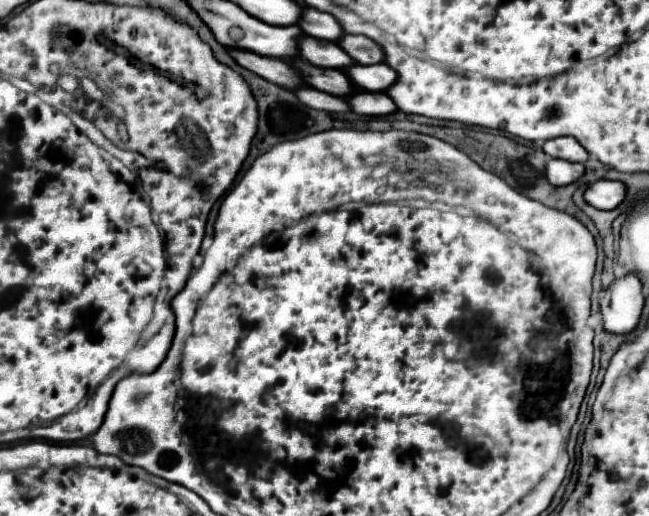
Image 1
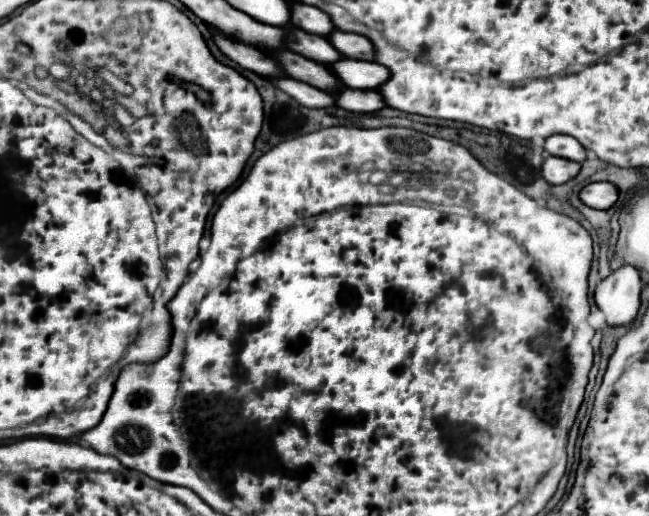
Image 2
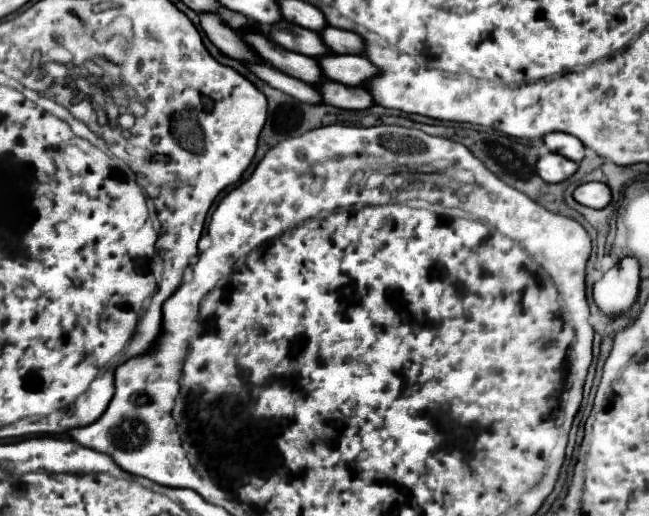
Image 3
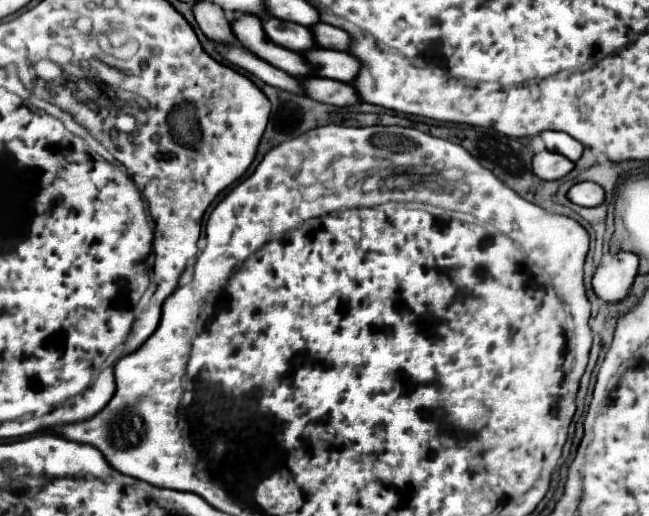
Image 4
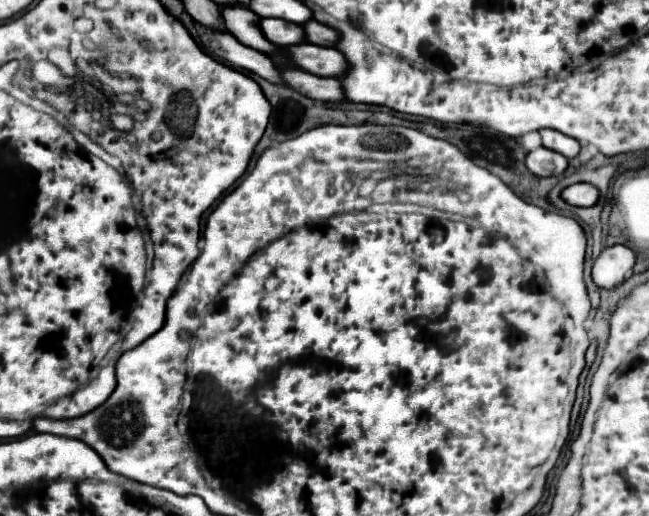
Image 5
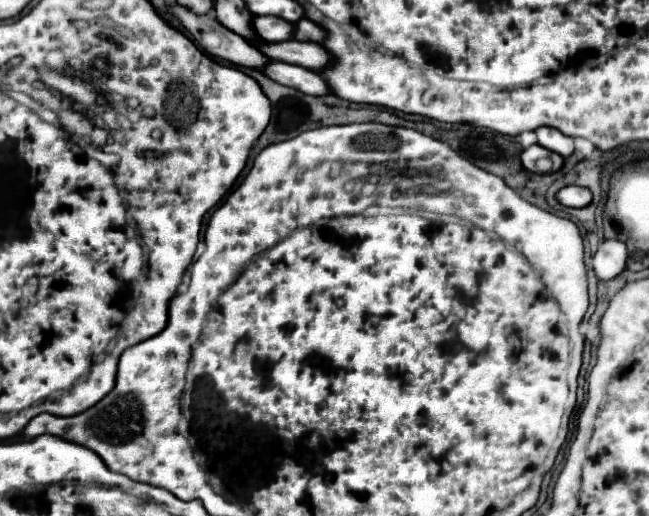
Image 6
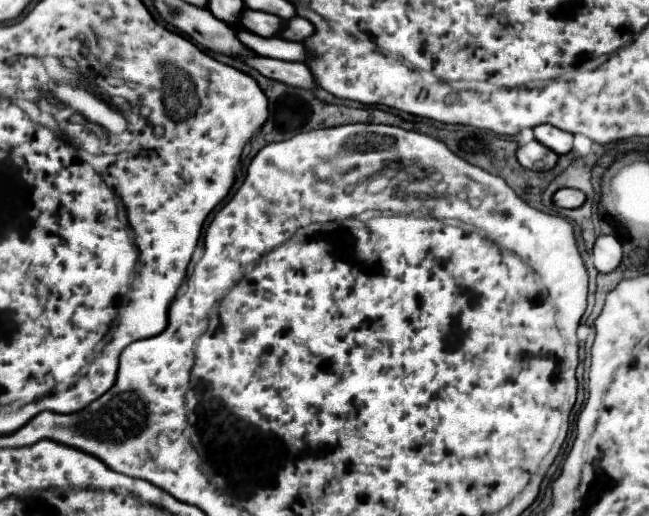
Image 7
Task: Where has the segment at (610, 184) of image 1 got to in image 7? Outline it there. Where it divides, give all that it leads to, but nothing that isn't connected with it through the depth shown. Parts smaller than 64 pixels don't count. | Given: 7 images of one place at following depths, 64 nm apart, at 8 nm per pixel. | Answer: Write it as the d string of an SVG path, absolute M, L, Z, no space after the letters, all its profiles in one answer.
M558 190L554 196L552 196L554 204L560 206L560 208L578 208L584 204L586 196L580 192L580 190Z

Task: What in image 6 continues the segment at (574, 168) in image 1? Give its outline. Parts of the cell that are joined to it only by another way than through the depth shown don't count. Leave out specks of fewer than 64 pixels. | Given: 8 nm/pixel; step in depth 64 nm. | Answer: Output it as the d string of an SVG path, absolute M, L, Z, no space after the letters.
M534 144L526 150L522 150L520 154L520 160L522 160L522 166L530 172L536 172L536 174L548 174L548 172L558 172L564 164L564 158L540 144Z

